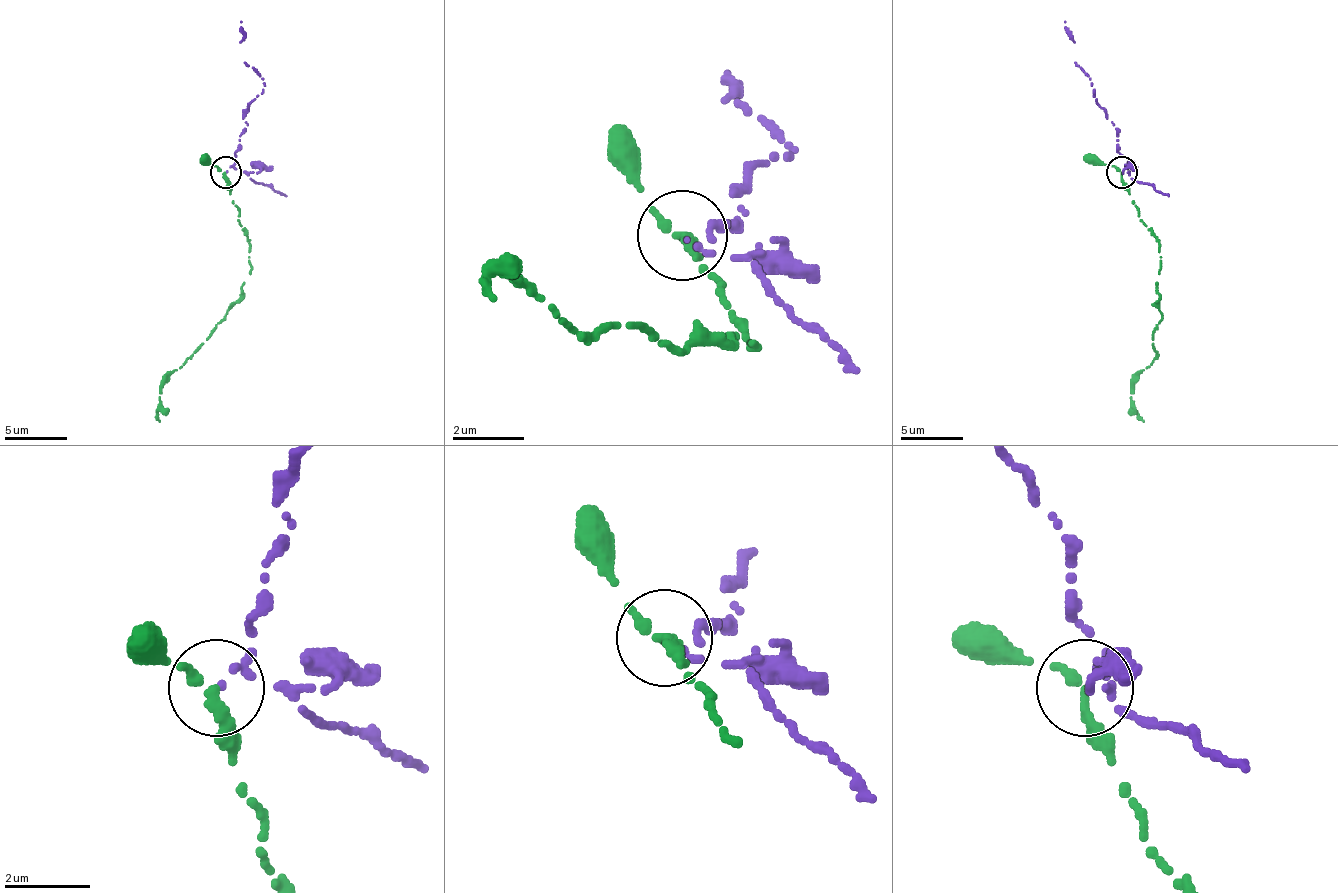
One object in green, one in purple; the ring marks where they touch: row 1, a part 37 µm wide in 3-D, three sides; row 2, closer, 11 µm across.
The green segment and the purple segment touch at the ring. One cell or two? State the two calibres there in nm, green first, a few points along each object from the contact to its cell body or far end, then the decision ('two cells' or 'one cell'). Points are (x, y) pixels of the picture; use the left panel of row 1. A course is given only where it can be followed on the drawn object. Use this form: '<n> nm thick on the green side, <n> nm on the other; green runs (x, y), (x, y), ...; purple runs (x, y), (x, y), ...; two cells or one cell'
200 nm thick on the green side, 90 nm on the other; green runs (226, 173), (226, 189), (248, 239), (251, 270), (242, 298), (160, 389), (160, 421); purple runs (226, 173), (235, 160), (239, 135), (248, 126), (242, 116), (264, 91), (261, 76), (245, 63), (242, 22); two cells

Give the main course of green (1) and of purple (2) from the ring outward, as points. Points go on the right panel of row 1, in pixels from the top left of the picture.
1: (1120, 173), (1124, 189), (1155, 239), (1161, 270), (1155, 358), (1130, 389), (1130, 408), (1142, 421)
2: (1124, 173), (1127, 160), (1117, 151), (1114, 126), (1092, 91), (1089, 76), (1073, 63), (1073, 35), (1064, 22)

